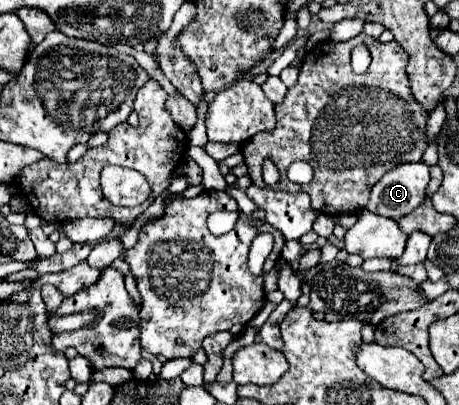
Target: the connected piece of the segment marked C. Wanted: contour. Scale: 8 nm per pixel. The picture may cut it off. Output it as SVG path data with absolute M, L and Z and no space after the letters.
M424 162L396 166L372 188L366 208L374 214L398 220L426 198L428 182L430 168Z

